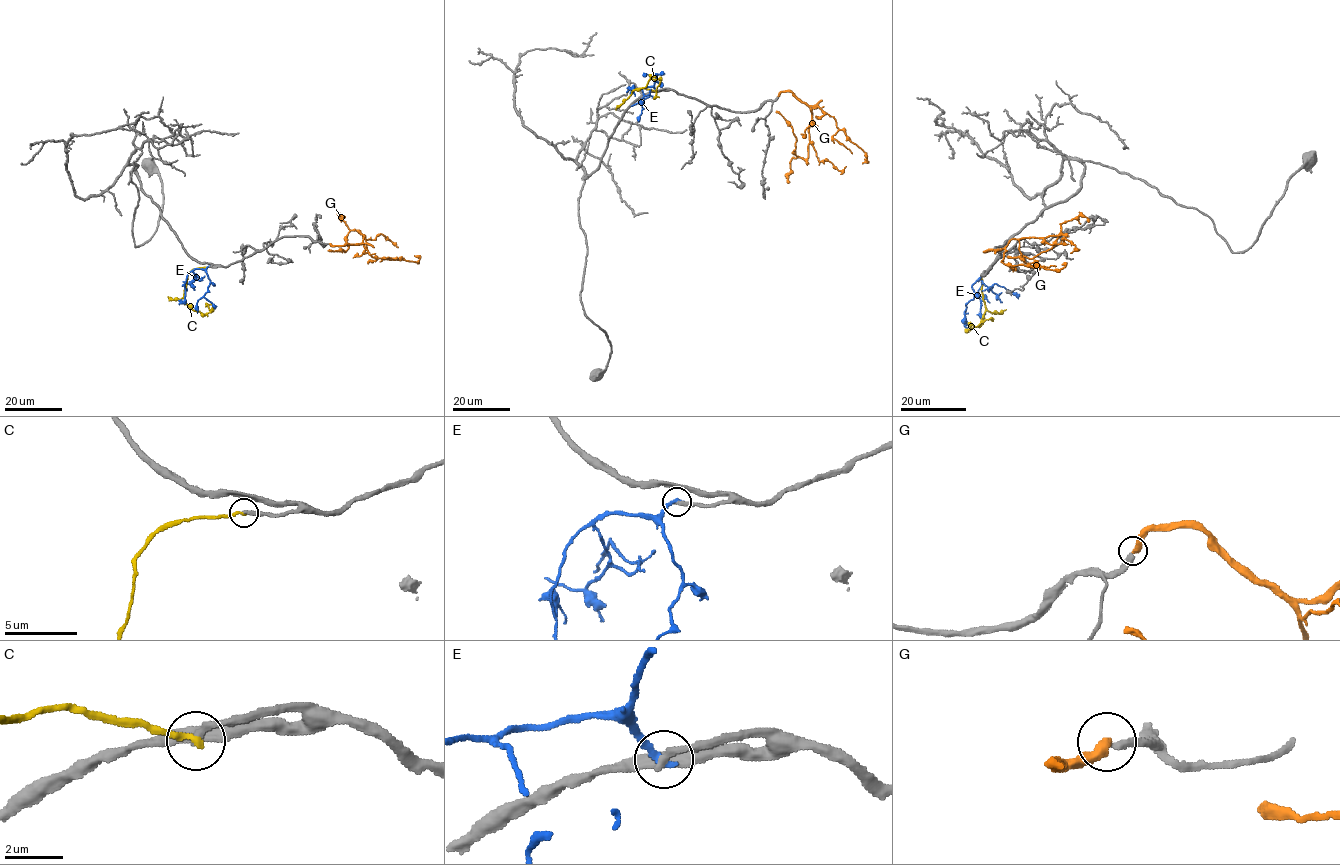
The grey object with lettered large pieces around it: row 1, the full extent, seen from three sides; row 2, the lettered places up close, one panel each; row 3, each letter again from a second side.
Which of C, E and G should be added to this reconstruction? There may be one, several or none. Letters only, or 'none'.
G

